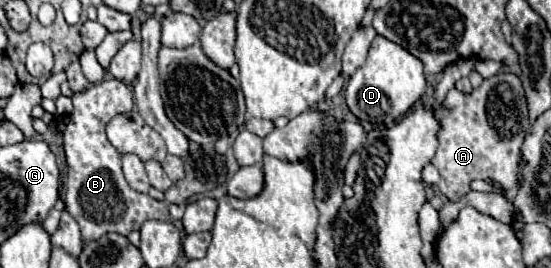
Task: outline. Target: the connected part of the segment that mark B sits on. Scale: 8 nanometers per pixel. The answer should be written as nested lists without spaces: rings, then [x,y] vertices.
[[[106,78],[98,84],[92,84],[92,88],[86,88],[82,92],[74,92],[72,104],[74,104],[74,110],[72,110],[68,126],[64,130],[64,152],[66,152],[66,162],[68,162],[68,184],[66,184],[64,204],[66,204],[68,214],[78,222],[80,232],[82,232],[82,240],[92,242],[108,232],[128,236],[132,230],[140,230],[140,226],[146,220],[166,220],[166,216],[168,216],[166,202],[158,202],[158,200],[150,198],[148,194],[140,194],[128,186],[128,182],[124,180],[124,174],[122,174],[122,166],[120,166],[120,152],[108,142],[106,132],[104,132],[110,118],[114,118],[120,112],[132,110],[132,106],[134,106],[132,90],[116,78]]]

